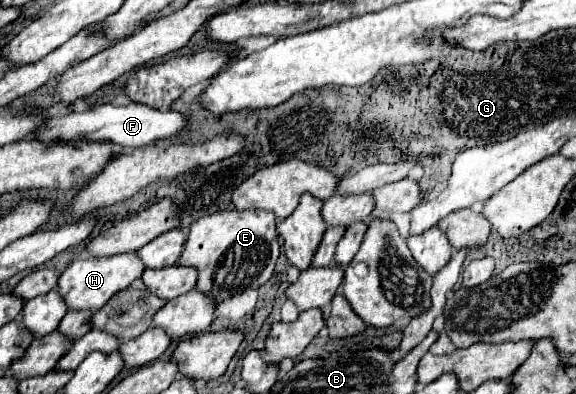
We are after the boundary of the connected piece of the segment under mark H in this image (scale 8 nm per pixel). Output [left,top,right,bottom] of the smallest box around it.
[58,253,144,311]

